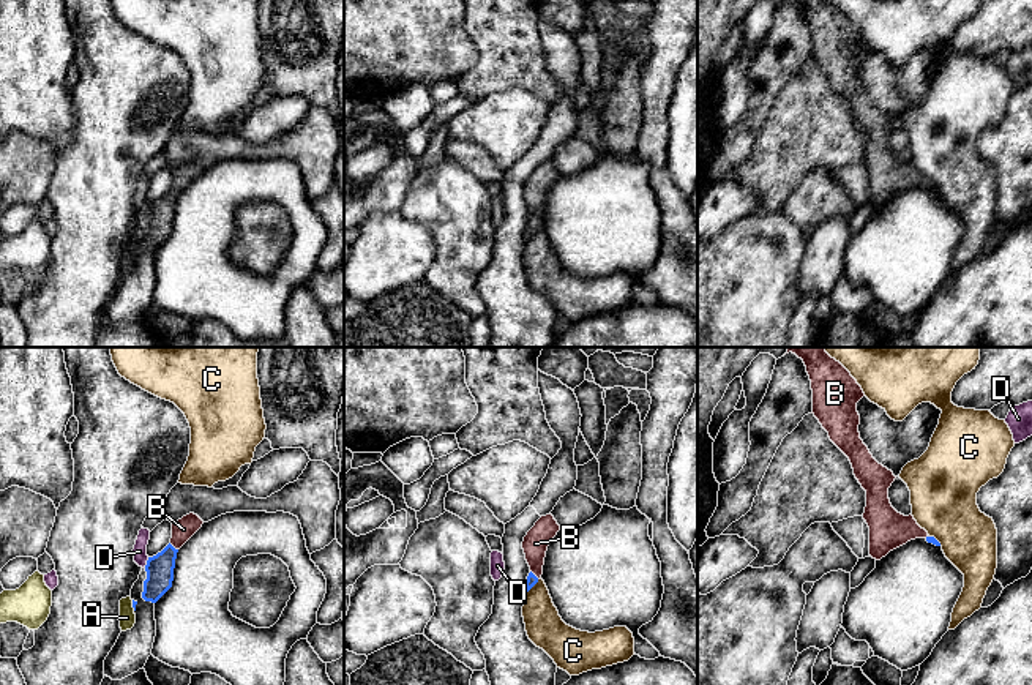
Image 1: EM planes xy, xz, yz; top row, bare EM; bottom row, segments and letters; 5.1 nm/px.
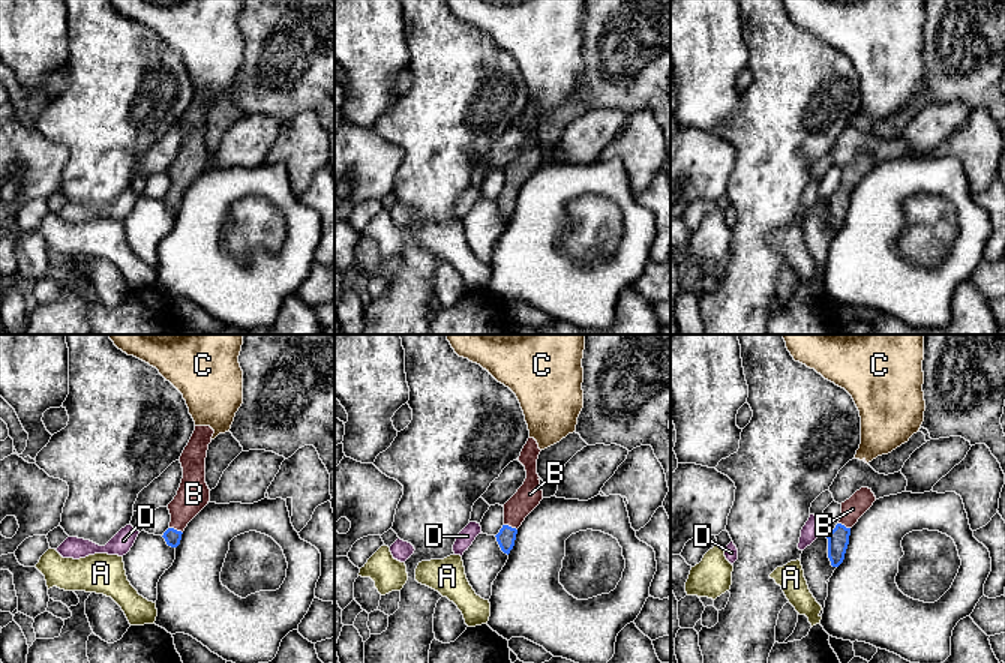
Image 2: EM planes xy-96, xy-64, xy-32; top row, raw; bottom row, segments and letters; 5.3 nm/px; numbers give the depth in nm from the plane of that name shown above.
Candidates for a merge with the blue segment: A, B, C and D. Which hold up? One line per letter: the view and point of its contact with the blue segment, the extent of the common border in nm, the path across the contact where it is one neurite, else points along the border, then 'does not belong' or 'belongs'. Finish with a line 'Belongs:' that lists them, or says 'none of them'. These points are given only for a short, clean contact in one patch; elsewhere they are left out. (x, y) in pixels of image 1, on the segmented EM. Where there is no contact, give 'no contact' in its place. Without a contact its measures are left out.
A: xy (133, 605) | 60 nm | along xy (131, 600), (134, 610) | does not belong
B: xy (172, 546) | 60 nm | across xy (160, 568), (172, 546), (183, 529) | belongs
C: xz (532, 586) | 100 nm | does not belong
D: xy (147, 562) | 60 nm | along xy (149, 557), (144, 567) | does not belong
Belongs: B

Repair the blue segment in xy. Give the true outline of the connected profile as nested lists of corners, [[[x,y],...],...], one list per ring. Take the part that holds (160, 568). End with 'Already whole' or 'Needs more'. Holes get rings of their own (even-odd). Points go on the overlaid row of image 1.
[[[194,513],[172,522],[170,543],[147,560],[147,579],[142,592],[145,601],[156,603],[172,587],[177,552],[202,524],[204,521]]]. Needs more

